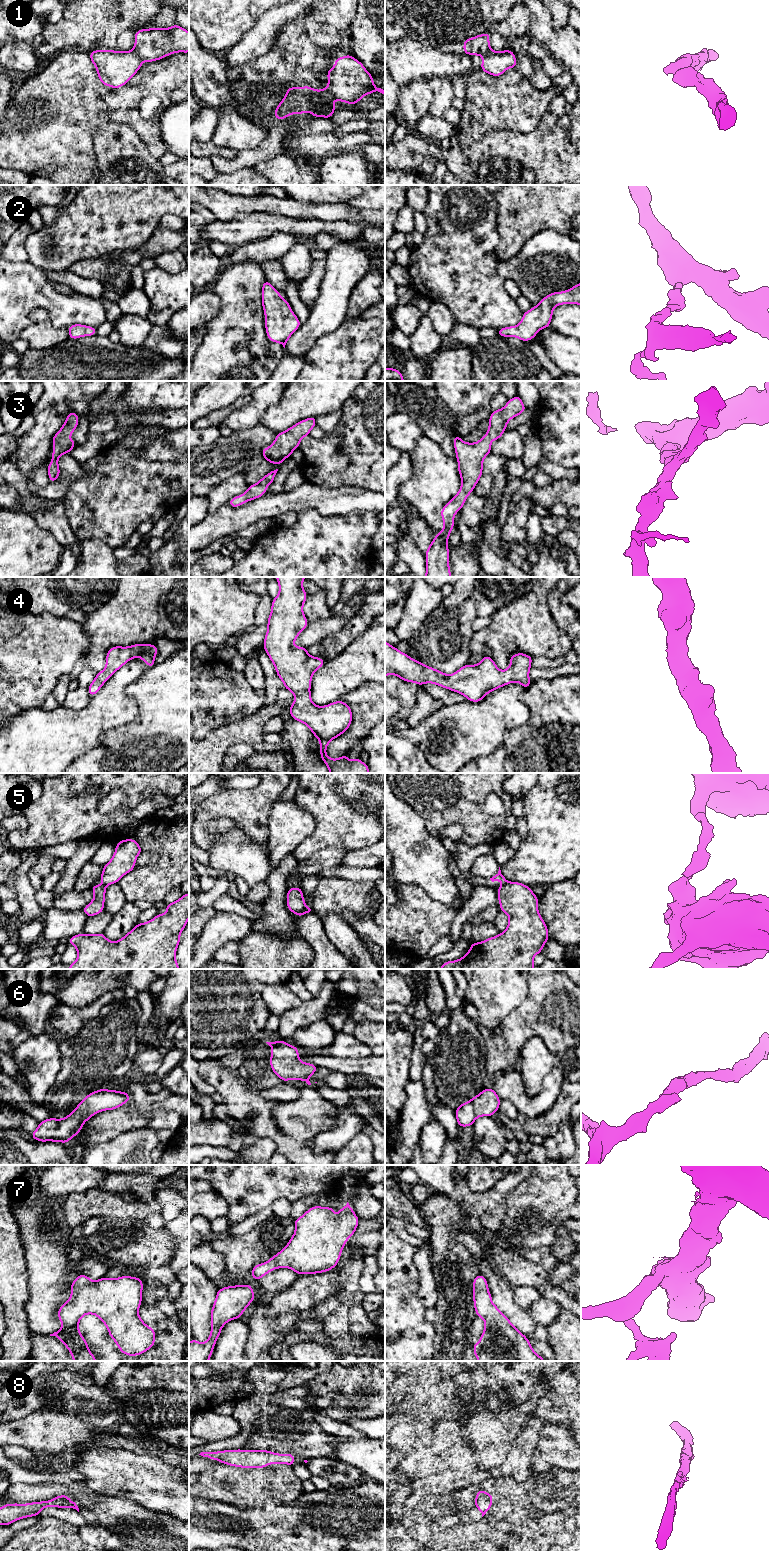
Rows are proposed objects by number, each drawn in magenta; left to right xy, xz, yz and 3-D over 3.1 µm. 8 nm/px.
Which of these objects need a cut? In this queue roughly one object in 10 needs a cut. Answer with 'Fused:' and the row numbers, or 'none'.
Fused: 1, 5

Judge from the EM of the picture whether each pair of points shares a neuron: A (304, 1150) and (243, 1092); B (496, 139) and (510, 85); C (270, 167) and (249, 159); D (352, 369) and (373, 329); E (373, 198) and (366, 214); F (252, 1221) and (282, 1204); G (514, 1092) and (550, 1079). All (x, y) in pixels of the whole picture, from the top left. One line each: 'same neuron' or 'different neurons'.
A: same neuron
B: different neurons
C: different neurons
D: same neuron
E: different neurons
F: same neuron
G: same neuron

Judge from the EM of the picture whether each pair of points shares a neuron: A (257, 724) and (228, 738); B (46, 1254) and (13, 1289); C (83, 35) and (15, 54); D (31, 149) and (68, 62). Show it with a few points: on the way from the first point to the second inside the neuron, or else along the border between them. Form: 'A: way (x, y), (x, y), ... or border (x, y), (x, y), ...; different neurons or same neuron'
A: way (250, 728), (235, 733); same neuron
B: border (23, 1250), (28, 1274), (28, 1297); different neurons
C: border (30, 43), (37, 55); different neurons
D: way (50, 127), (61, 115), (67, 84); same neuron

